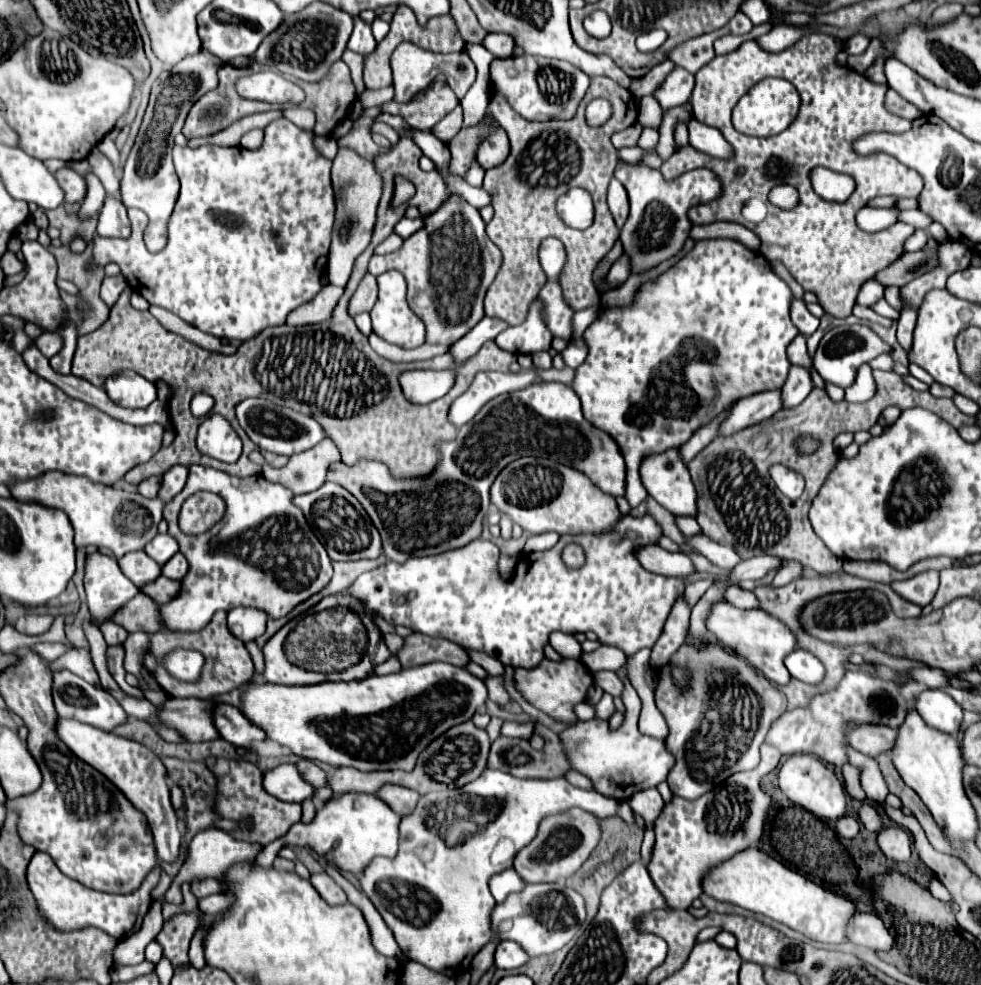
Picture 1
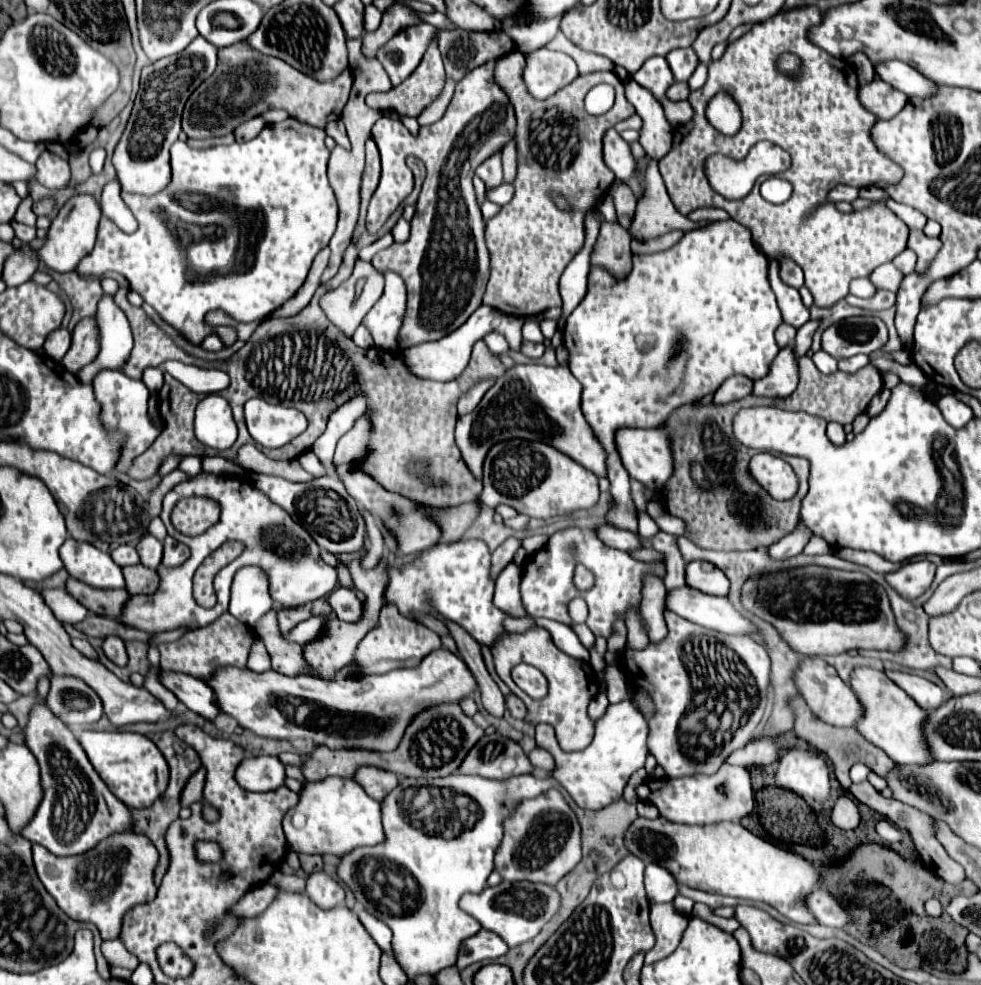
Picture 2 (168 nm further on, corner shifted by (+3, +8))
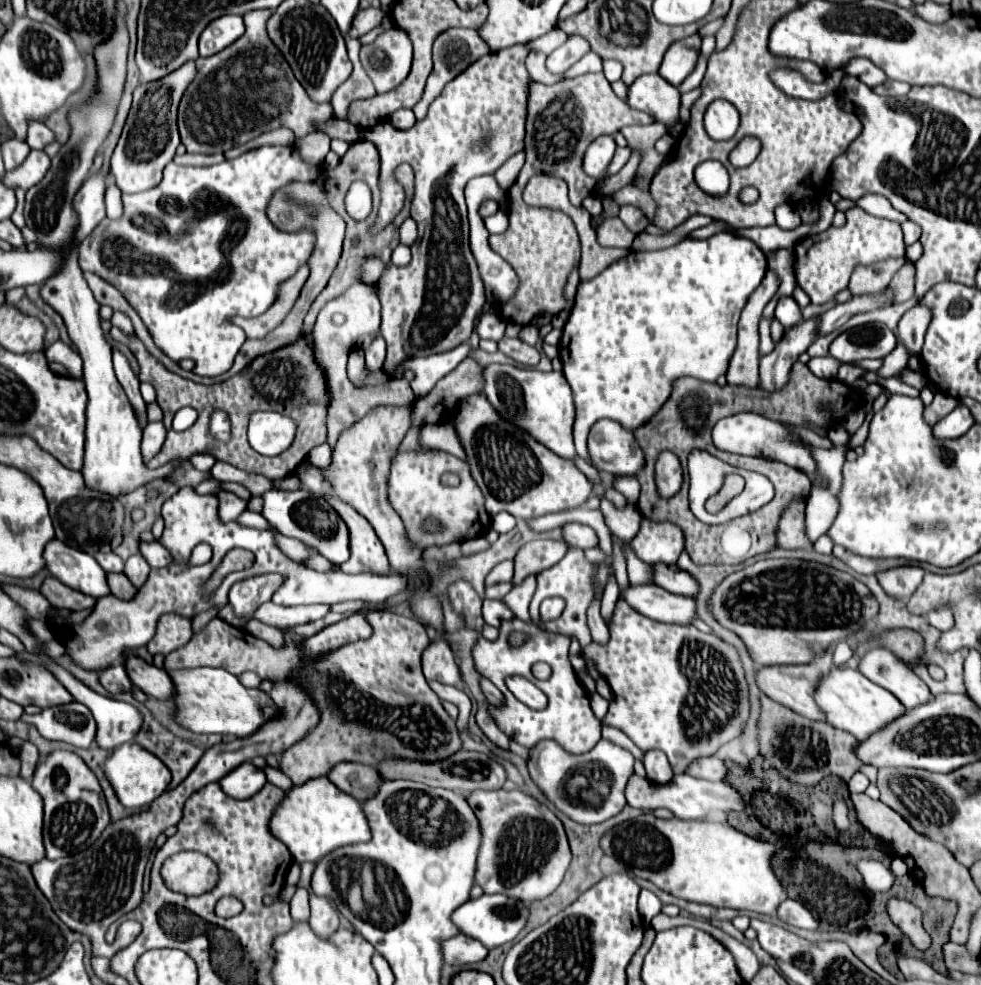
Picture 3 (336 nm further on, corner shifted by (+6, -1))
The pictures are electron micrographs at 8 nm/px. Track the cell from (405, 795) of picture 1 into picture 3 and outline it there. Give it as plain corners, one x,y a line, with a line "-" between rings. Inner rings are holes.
359,762
335,764
335,768
329,770
327,778
337,788
341,788
345,794
353,796
359,802
371,798
377,792
377,786
381,780
377,768
367,766
367,764
359,764

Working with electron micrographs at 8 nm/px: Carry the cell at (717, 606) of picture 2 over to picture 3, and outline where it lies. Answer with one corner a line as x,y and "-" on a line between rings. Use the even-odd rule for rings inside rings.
629,584
621,592
621,598
631,608
657,622
691,624
691,620
695,618
693,598
675,596
663,588
655,588
655,584
643,584
643,586

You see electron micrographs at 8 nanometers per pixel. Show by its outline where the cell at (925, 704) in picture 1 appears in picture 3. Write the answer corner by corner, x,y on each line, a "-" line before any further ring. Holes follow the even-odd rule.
885,648
869,650
859,660
859,672
873,684
889,690
907,710
931,700
927,684

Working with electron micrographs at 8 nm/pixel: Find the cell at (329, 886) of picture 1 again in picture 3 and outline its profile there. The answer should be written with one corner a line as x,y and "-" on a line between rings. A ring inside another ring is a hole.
311,894
311,918
309,918
311,930
319,938
329,938
339,928
339,912
331,906
327,898

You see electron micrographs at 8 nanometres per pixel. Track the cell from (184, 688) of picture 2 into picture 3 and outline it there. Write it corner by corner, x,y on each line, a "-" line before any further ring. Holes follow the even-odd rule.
129,654
125,660
125,670
127,670
129,680
137,688
141,688
145,694
155,696
159,700
171,700
173,698
173,682
163,668
147,664
143,658

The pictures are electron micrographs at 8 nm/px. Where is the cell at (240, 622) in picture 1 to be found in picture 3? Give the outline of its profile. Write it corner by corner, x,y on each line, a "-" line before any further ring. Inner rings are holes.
267,574
267,576
255,576
249,580
241,580
231,586
229,604
233,604
235,614
251,618
251,612
255,612
259,604
269,602
273,592
281,584
283,584
281,574

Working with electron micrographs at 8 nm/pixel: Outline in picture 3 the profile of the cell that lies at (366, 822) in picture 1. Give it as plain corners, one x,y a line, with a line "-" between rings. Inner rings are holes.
329,778
307,780
307,784
293,786
287,790
281,804
275,808
277,812
269,820
269,832
281,840
295,862
319,862
327,852
345,846
367,842
371,838
367,818
363,814
361,802
341,792

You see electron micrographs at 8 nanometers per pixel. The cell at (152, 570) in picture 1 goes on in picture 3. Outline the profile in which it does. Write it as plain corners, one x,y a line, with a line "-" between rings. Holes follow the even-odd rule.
97,552
97,554
95,554
95,560
99,562
99,566
101,566
105,572
121,572
121,570
123,570
123,560
121,560
117,554
113,554
113,552
107,552
107,554

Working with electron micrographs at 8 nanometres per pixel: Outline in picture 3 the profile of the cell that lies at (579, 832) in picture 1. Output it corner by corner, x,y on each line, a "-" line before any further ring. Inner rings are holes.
475,790
467,796
467,802
481,830
475,884
483,888
483,894
505,894
525,904
549,896
561,884
571,862
561,820
521,790

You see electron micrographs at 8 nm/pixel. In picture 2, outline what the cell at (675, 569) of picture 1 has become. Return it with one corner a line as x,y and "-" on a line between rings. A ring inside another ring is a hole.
602,525
596,529
598,531
598,537
614,547
614,549
620,549
620,551
638,551
642,547
640,543
640,537
634,535
632,531
624,531
624,529
616,529
616,527
610,527
610,525

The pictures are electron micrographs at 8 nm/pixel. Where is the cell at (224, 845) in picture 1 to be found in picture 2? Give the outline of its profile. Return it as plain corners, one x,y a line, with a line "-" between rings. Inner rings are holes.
198,841
194,845
196,857
202,863
220,863
222,861
222,847
216,841

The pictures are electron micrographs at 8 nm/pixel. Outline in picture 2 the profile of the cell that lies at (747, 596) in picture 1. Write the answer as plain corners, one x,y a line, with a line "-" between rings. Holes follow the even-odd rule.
694,561
686,565
686,583
688,587
700,589
708,595
728,595
730,581
718,567
706,561

